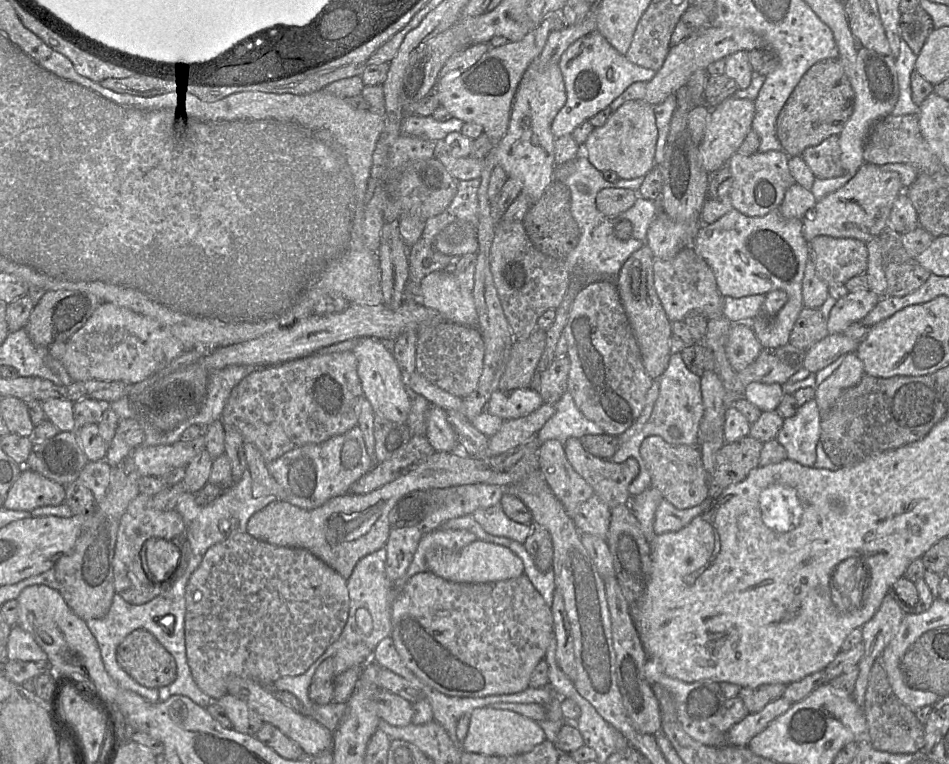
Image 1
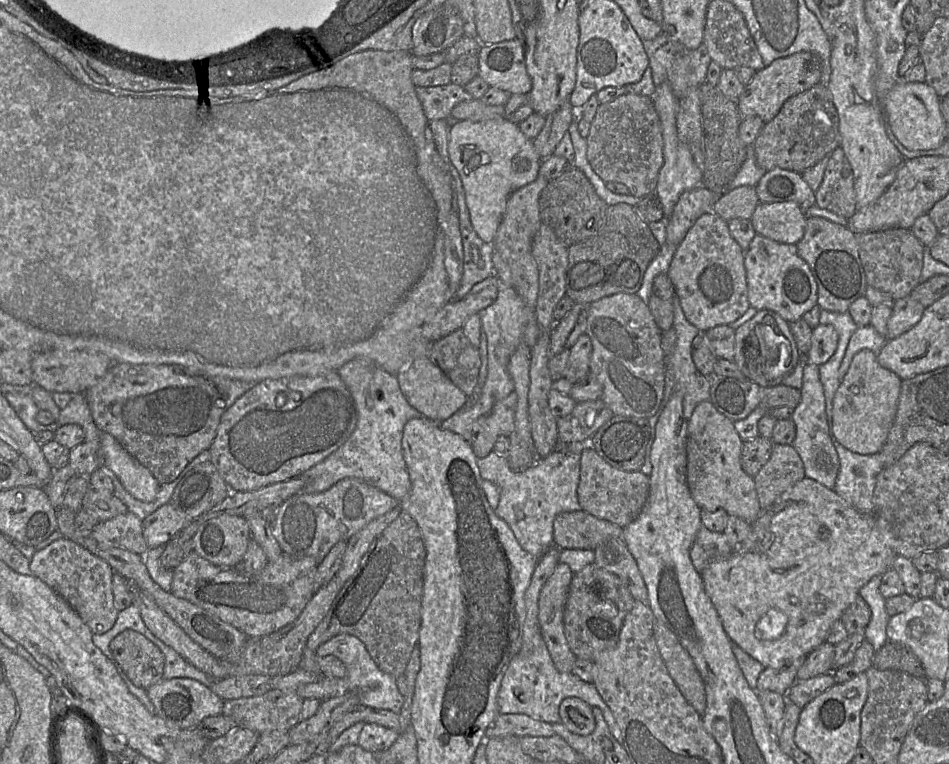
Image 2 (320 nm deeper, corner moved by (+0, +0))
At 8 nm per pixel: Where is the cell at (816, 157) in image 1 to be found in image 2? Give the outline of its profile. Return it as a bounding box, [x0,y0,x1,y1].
[815,146,856,219]

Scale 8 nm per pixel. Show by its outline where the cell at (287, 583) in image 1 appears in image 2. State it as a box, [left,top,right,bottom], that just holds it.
[170,551,319,637]

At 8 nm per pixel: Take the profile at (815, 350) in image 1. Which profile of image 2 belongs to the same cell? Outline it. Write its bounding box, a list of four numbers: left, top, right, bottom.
[885,295,925,339]

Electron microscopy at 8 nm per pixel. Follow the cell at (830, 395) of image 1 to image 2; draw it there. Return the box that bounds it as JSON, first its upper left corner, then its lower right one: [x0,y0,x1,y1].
[832,349,901,455]

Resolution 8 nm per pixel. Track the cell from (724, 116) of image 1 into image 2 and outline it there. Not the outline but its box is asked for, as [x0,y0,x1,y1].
[736,51,822,123]

